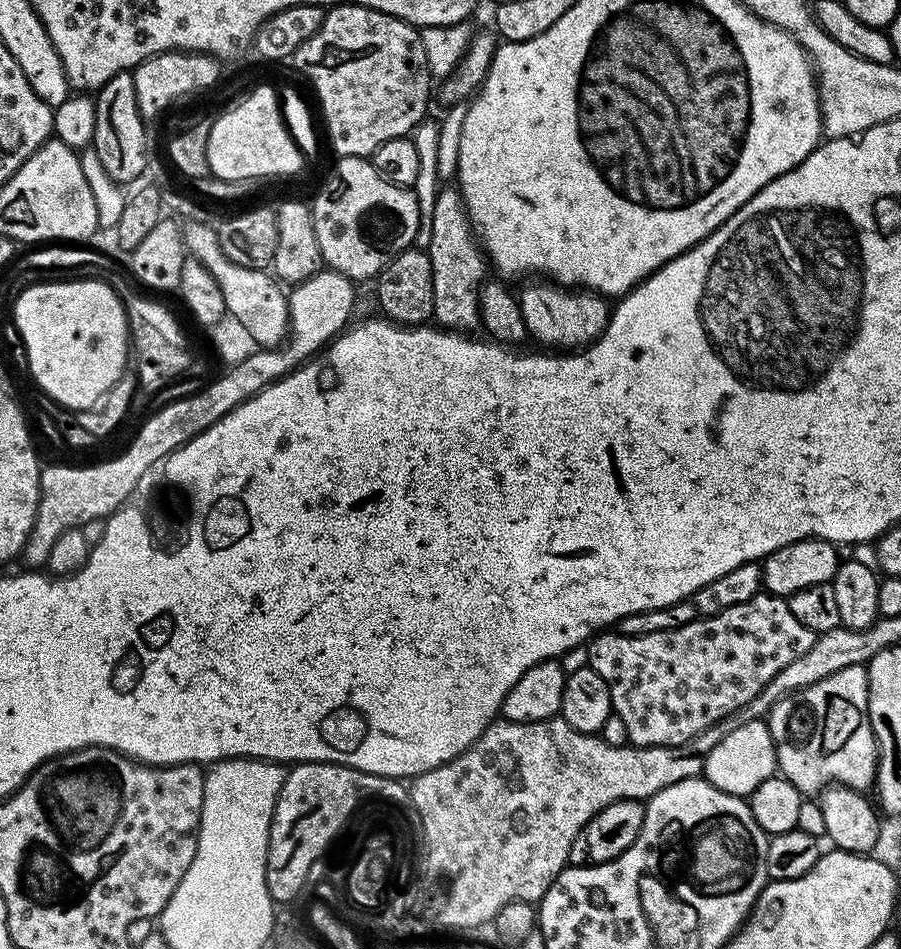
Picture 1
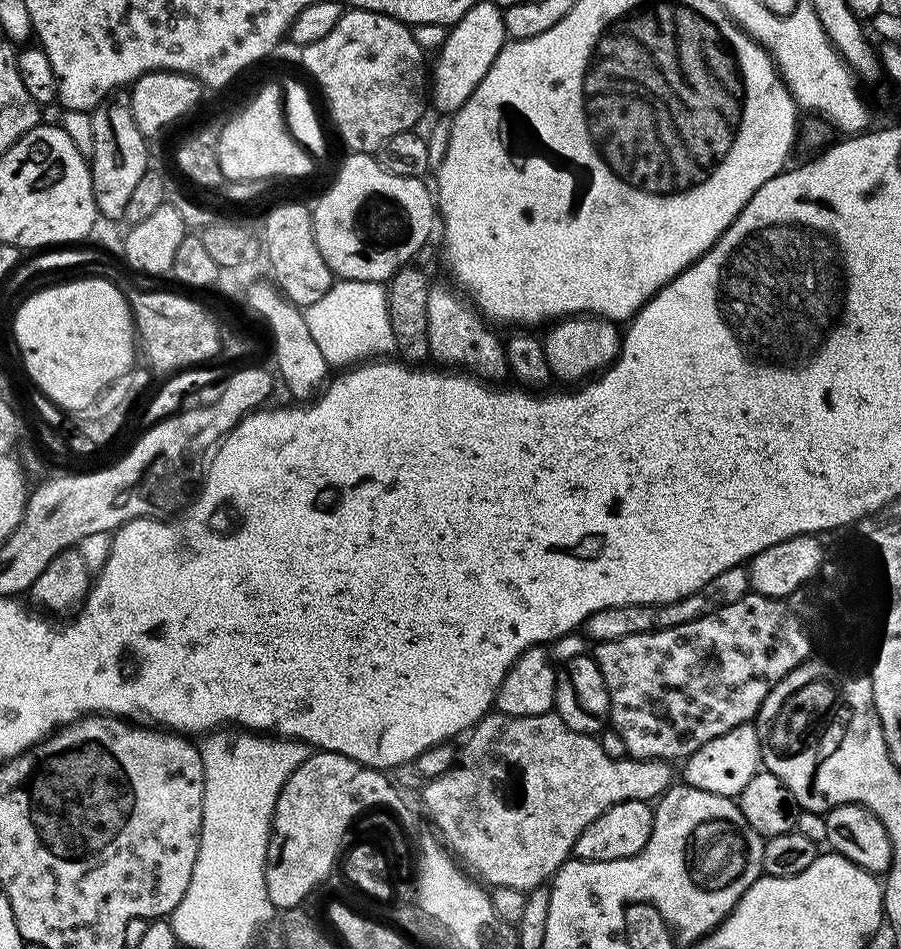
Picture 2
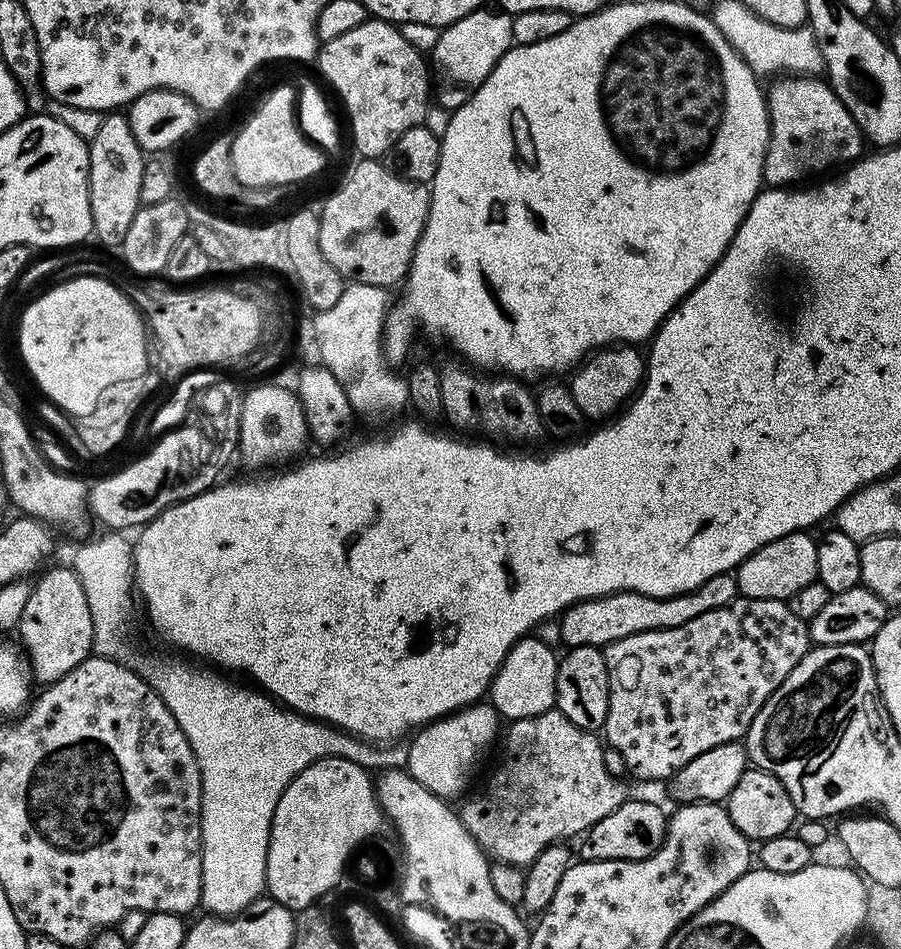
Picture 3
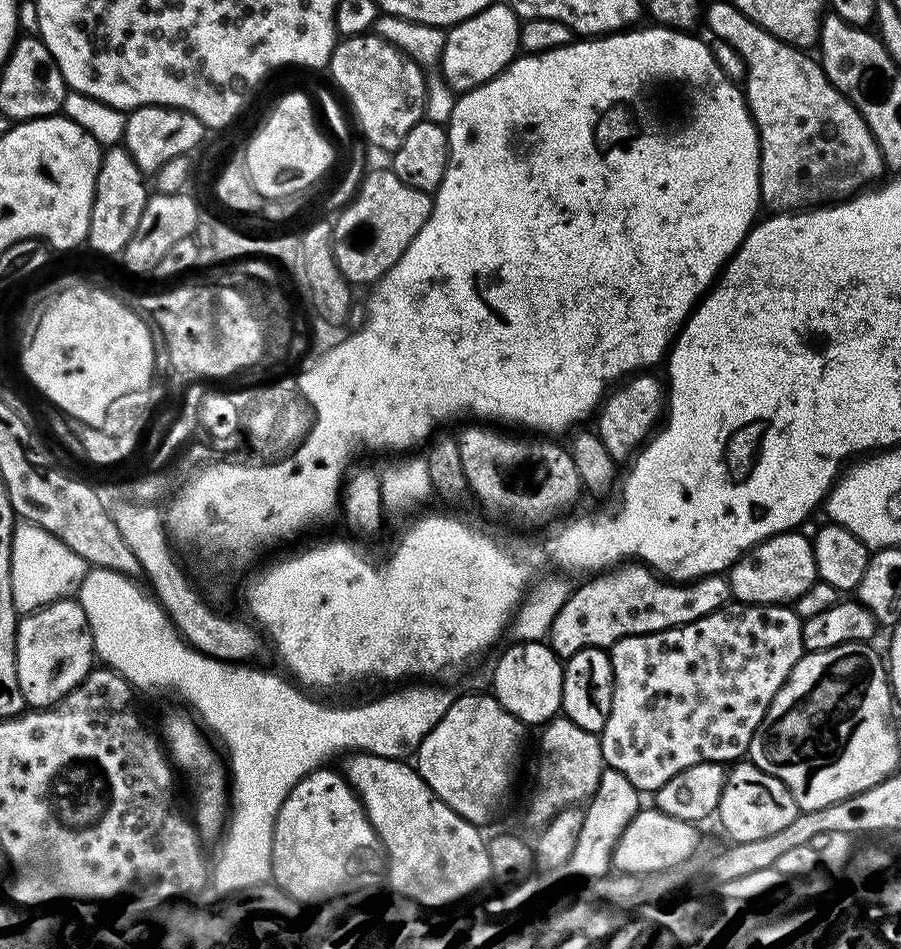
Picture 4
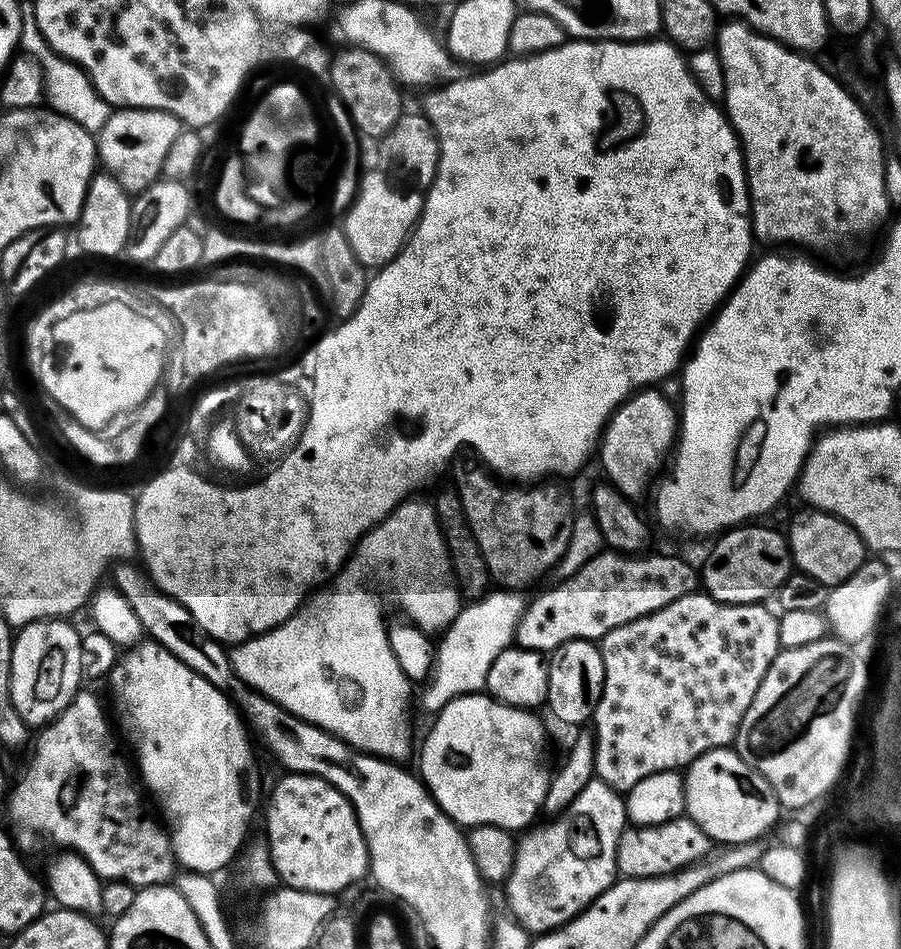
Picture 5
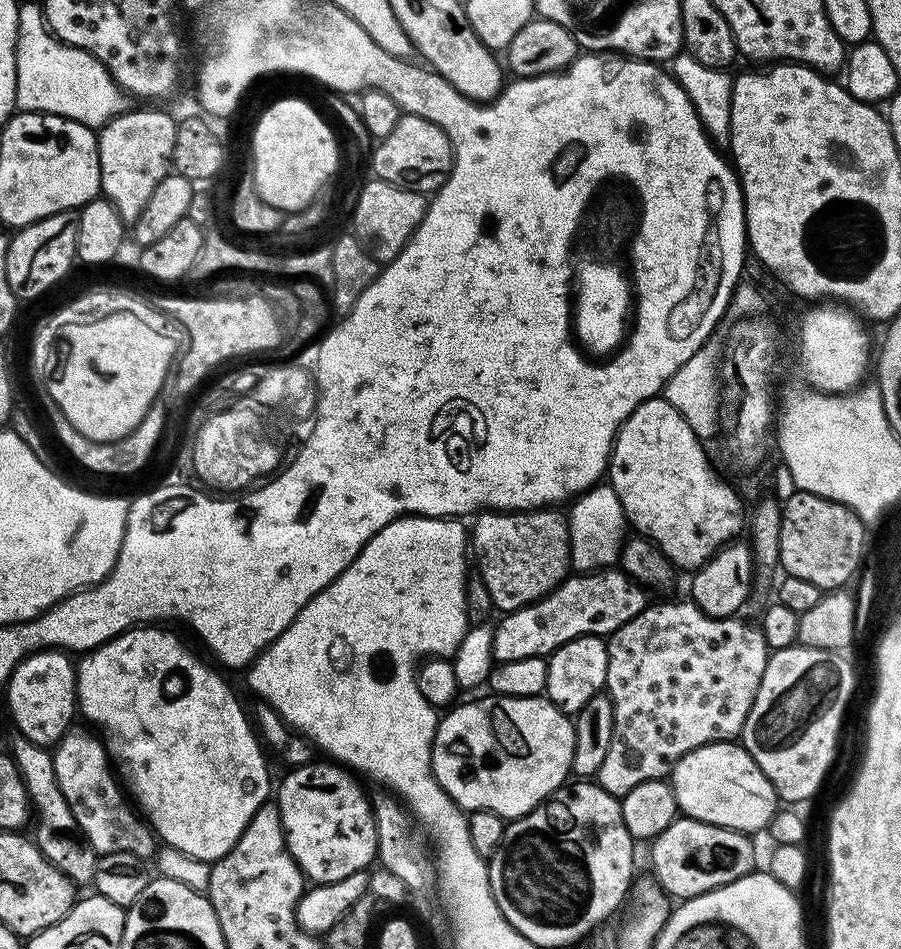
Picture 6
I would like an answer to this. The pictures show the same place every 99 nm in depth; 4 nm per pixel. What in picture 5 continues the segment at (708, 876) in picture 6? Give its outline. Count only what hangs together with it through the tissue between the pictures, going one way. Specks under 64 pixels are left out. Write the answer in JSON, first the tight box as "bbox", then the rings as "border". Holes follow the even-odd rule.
{"bbox":[618,818,713,877],"border":[[[673,818],[665,824],[628,826],[620,836],[618,868],[625,877],[670,876],[682,868],[691,868],[703,861],[713,841],[693,820]]]}

